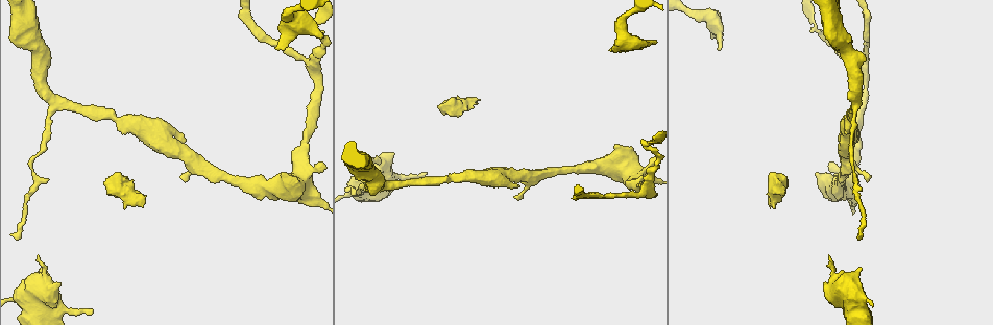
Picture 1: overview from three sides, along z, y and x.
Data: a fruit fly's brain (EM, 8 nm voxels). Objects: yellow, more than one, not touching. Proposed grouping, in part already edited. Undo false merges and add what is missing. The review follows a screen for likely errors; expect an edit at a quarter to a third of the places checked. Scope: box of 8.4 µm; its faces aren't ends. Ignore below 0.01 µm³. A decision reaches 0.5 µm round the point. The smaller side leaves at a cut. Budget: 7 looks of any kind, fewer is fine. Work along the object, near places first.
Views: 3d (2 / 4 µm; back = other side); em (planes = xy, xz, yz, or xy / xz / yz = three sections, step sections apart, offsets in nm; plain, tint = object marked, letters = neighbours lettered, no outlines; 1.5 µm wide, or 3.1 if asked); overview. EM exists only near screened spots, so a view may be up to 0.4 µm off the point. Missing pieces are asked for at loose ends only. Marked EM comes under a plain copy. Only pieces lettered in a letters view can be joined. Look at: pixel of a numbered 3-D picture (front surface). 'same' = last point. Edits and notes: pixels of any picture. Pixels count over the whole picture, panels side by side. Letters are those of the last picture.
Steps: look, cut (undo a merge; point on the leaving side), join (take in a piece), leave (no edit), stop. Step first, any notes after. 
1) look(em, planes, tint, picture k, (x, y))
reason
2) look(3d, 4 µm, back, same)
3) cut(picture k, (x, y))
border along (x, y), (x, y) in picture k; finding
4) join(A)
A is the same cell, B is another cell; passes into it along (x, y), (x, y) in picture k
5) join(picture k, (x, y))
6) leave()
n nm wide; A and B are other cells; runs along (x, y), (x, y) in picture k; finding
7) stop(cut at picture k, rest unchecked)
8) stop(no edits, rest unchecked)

look(3d, 4 µm, picture 1, (283, 49))

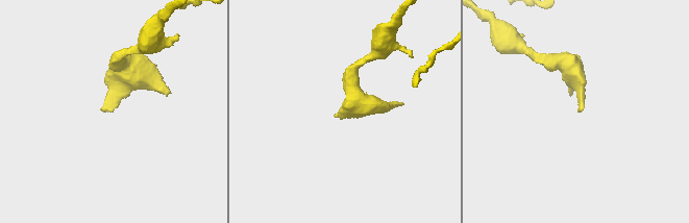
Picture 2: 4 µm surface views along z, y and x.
look(em, planes, letters, picture 2, (111, 109))

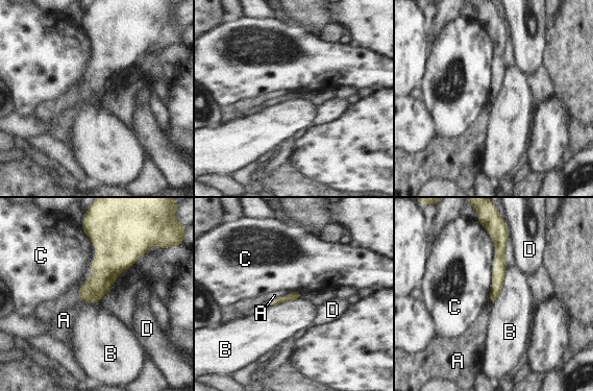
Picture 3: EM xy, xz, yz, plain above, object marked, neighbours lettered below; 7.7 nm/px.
leave()
A, B, C and D are other cells; border along (508, 269), (499, 295), (492, 303) in picture 3; none of them fits

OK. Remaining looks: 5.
look(3d, 4 µm, picture 1, (180, 176))
branch stops here

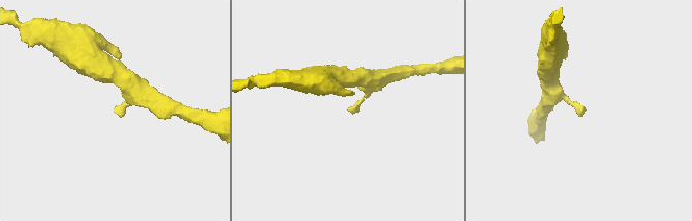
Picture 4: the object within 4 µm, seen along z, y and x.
look(em, planes, letters, picture 4, (581, 109))

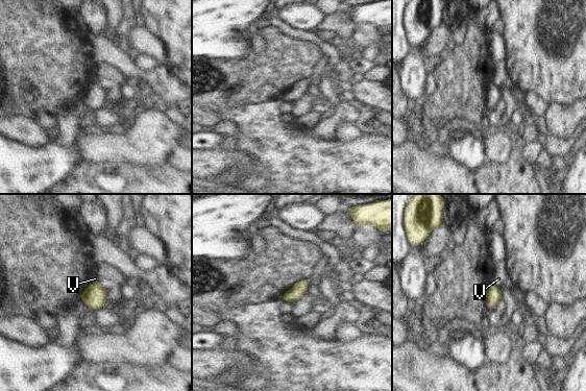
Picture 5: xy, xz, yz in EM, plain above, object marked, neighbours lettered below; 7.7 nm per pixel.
leave()
V is another cell; border along (491, 282), (501, 289) in picture 5; none of them fits

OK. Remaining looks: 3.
look(3d, 4 µm, picture 1, (836, 282))
calibre changes

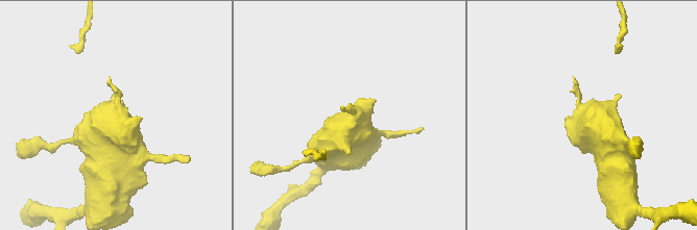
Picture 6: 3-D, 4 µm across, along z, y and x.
look(em, 3.1 µm, yz, step 8, tint, picture 6, (118, 117))

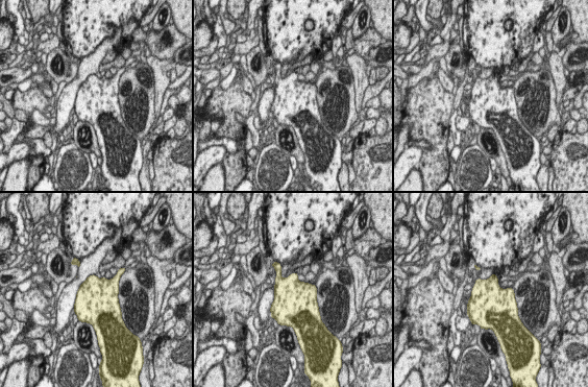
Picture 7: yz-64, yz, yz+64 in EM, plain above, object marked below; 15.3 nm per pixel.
look(em, 3.1 µm, yz, step 8, letters, same)
see the neighbours

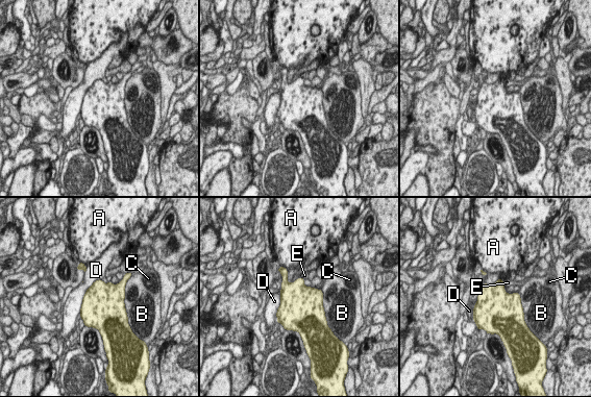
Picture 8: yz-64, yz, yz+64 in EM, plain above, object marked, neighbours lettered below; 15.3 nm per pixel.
leave()
D touches over 650 nm; A, B, C, D and E are other cells; border along (300, 276), (304, 284), (310, 287) in picture 8; one neuron here

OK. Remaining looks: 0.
stop(no edits, rest unchecked)

